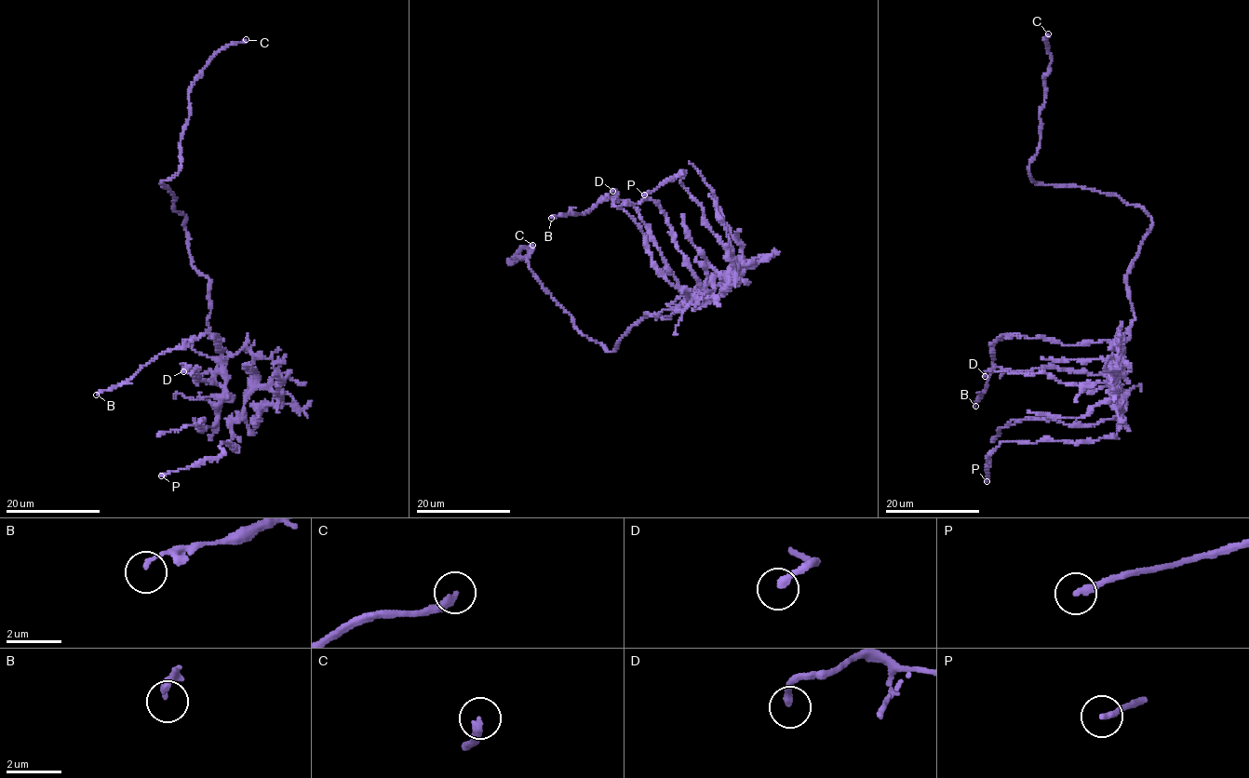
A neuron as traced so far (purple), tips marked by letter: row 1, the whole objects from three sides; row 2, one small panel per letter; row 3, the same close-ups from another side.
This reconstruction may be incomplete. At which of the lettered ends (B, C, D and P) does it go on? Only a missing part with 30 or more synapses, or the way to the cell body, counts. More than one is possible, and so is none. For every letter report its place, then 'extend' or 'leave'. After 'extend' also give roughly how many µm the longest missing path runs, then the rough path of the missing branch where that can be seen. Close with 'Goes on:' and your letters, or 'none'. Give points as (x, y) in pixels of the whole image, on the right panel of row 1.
B: (975, 406) | leave
C: (1048, 33) | extend | 40 µm
D: (985, 376) | leave
P: (987, 481) | leave
Goes on: C

